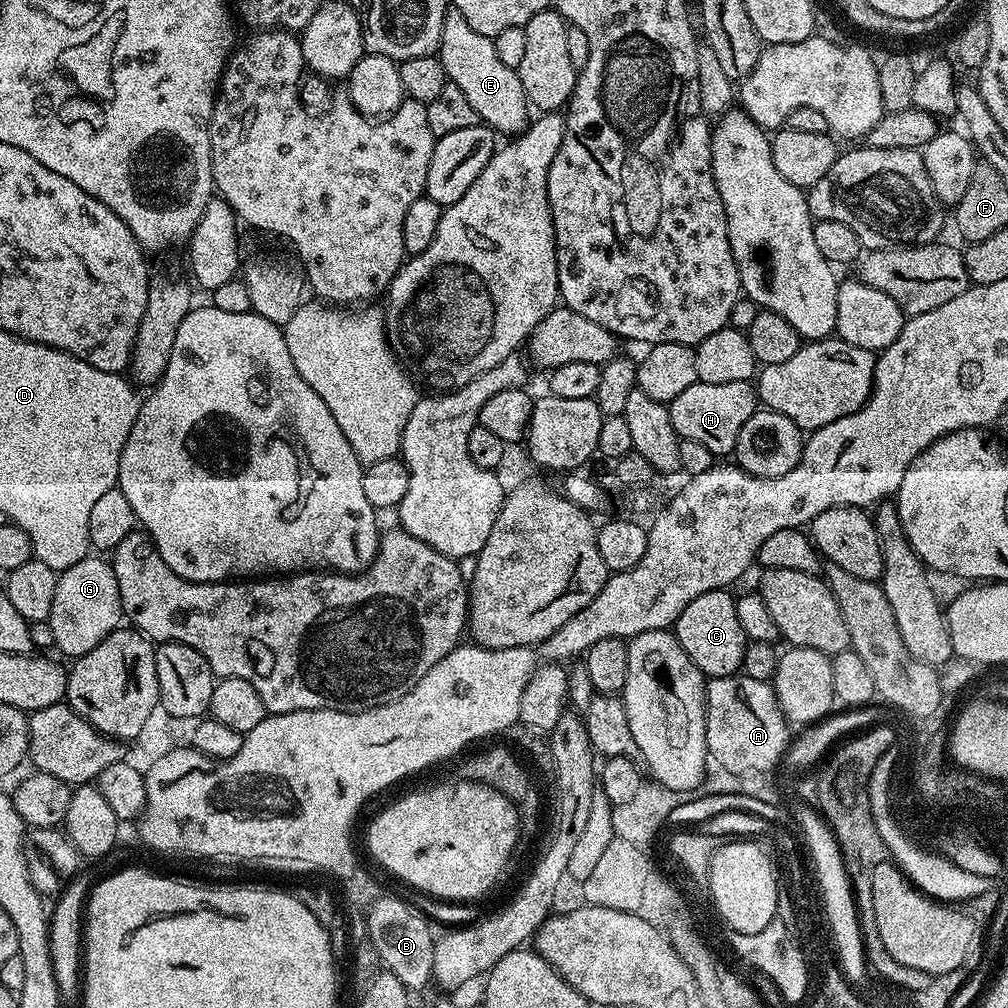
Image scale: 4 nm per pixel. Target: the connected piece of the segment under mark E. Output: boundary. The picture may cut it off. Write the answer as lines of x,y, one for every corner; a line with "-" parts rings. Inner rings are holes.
449,7
445,11
438,55
450,83
466,94
470,106
474,106
481,121
493,132
519,134
528,127
530,105
522,90
519,71
502,63
498,58
498,50
494,50
493,37
478,34
478,30
470,27
470,22
462,18
457,8

